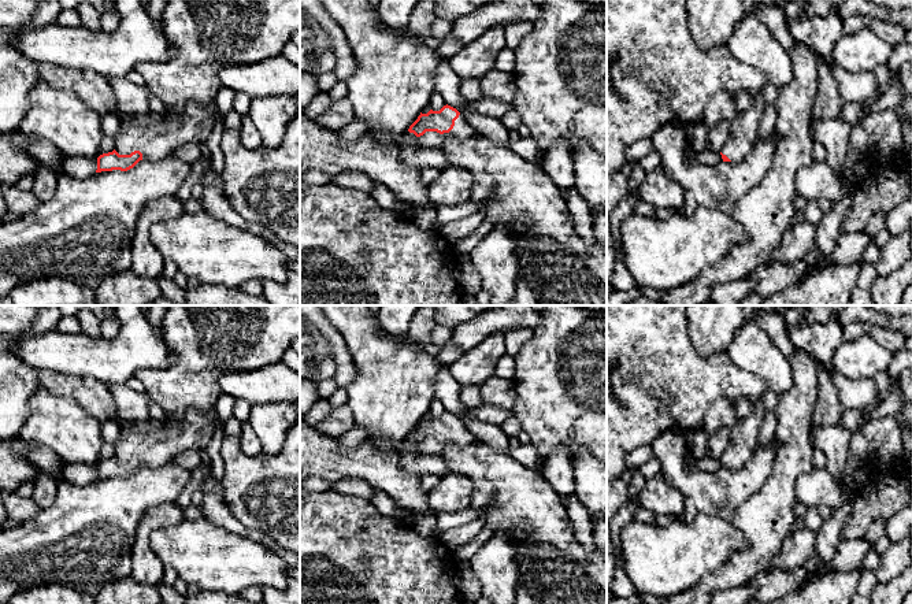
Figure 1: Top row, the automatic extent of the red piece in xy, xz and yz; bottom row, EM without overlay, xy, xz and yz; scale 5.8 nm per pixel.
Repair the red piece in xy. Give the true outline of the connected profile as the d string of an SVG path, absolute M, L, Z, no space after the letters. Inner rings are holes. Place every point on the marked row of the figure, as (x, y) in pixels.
M215 100L208 104L188 103L178 112L167 110L164 116L144 112L121 121L115 149L97 158L97 170L127 171L140 160L160 160L189 142L205 144L219 111Z

